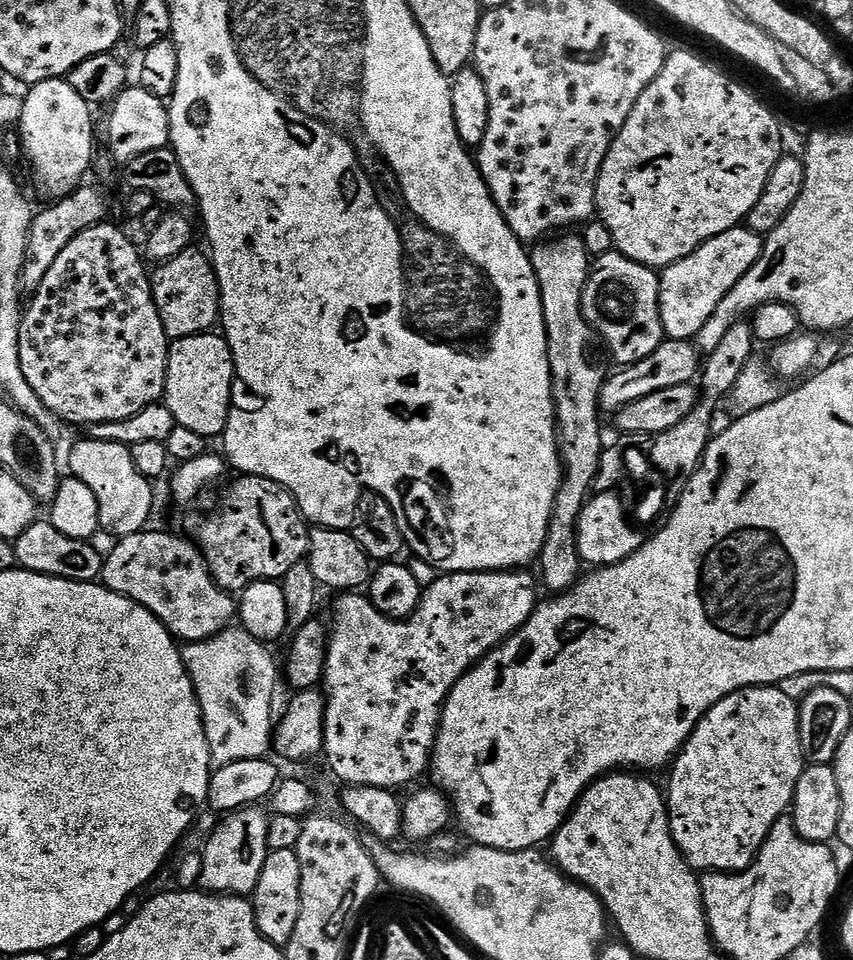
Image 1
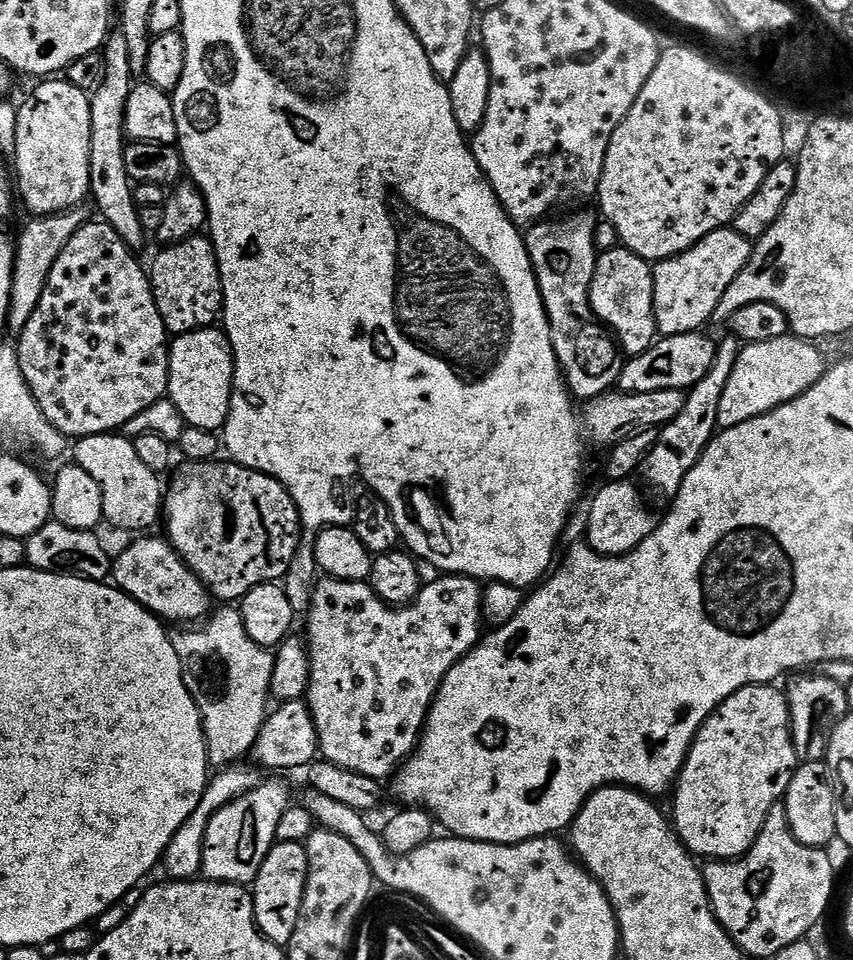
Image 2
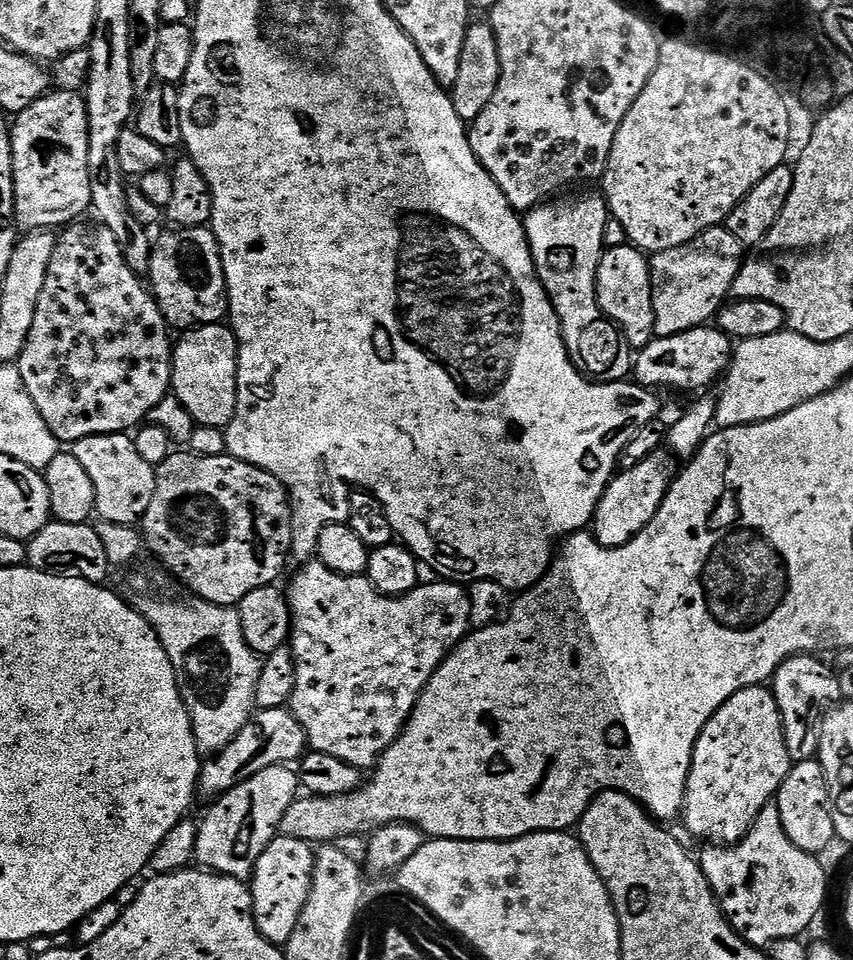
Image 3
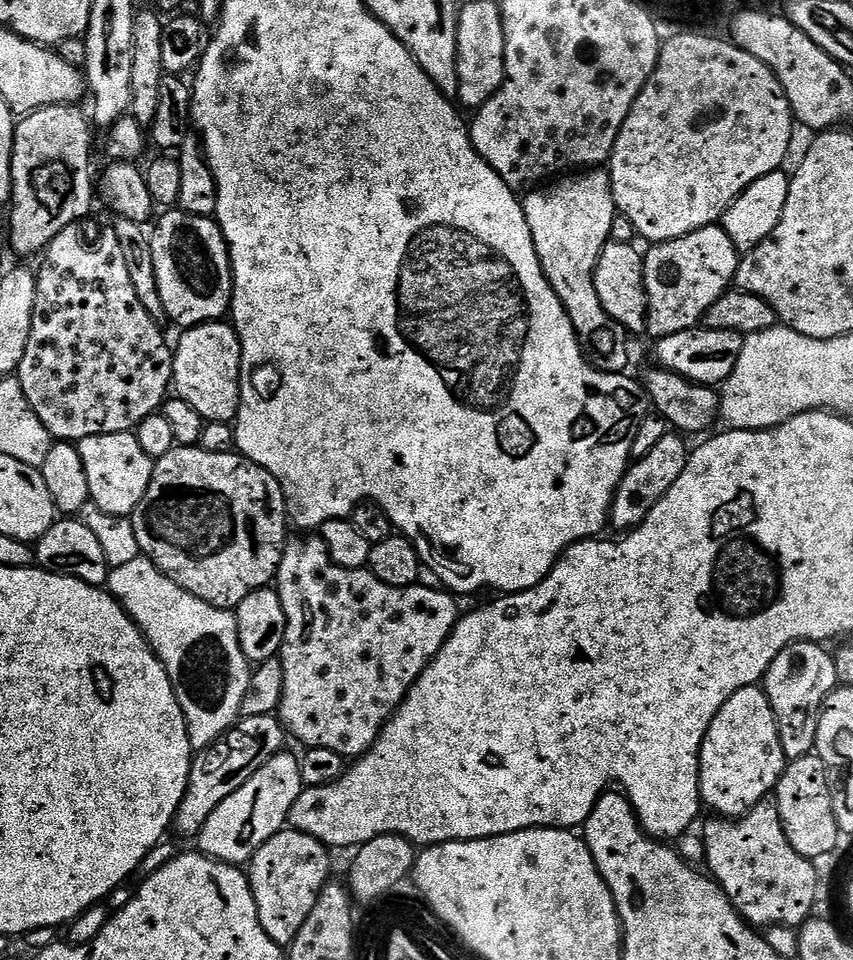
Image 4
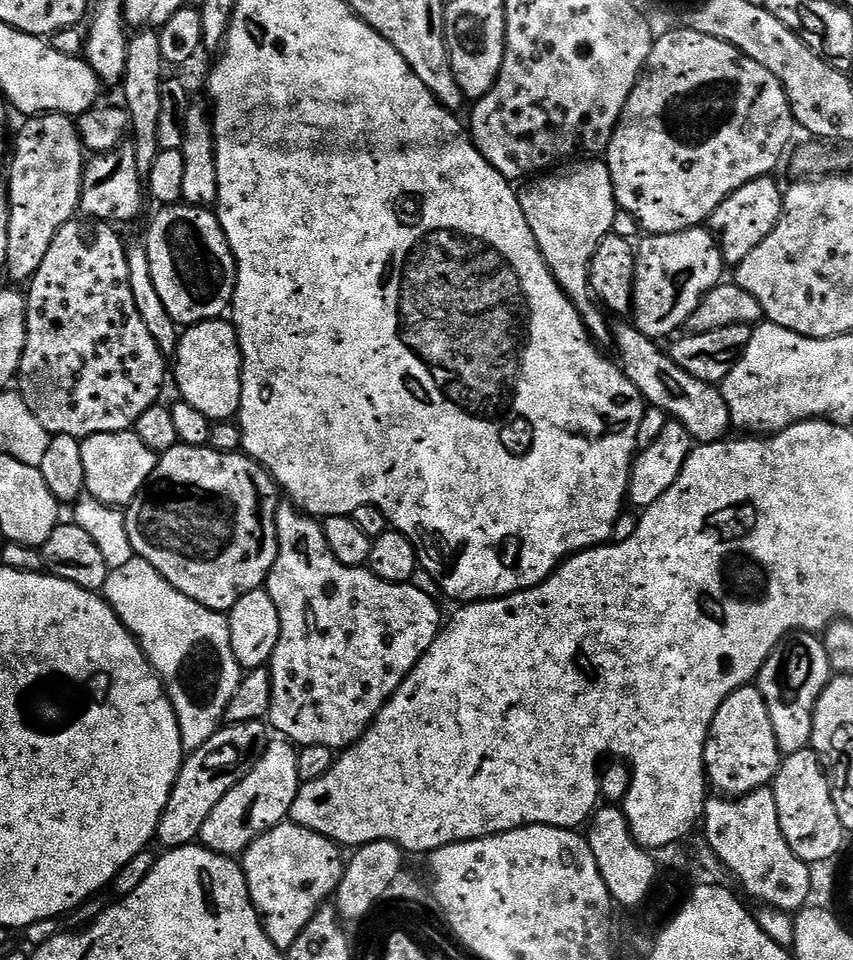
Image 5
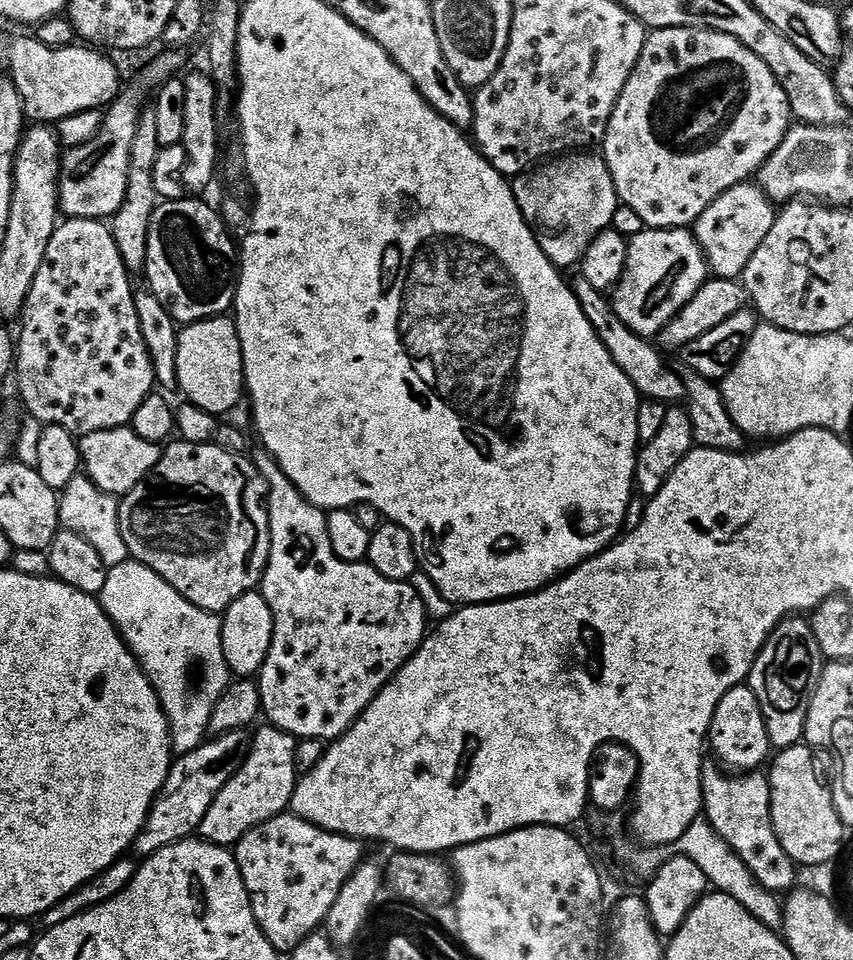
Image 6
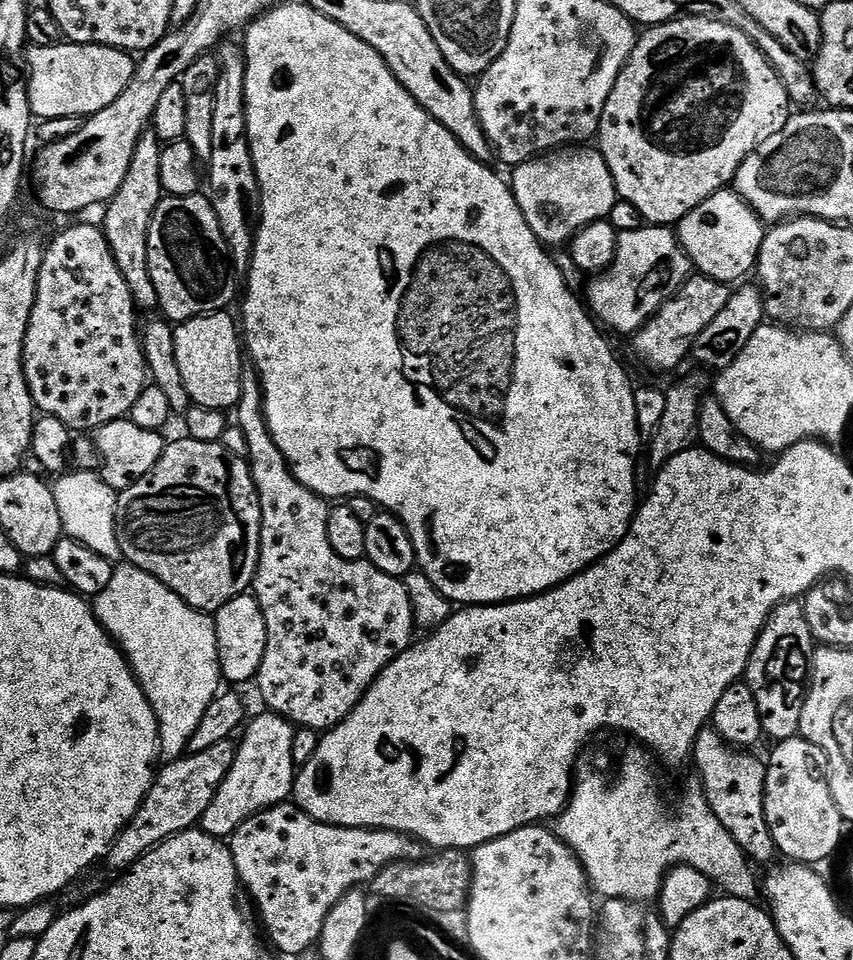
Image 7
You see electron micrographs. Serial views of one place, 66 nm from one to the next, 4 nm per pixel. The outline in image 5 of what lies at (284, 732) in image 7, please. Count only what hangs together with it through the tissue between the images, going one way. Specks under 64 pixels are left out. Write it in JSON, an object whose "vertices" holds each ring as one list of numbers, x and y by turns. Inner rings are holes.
{"vertices":[[283,738,273,739,268,749,256,760,256,765,250,770,250,774,246,774,246,778,242,778,242,782,238,782,238,786,234,786,234,790,230,790,230,794,226,794,226,798,222,798,222,802,218,802,214,810,210,810,210,818,202,822,199,843,212,852,220,852,223,856,236,858,244,853,257,838,266,834,266,830,285,823,289,819,294,798,301,785,297,753,297,749,289,741]]}

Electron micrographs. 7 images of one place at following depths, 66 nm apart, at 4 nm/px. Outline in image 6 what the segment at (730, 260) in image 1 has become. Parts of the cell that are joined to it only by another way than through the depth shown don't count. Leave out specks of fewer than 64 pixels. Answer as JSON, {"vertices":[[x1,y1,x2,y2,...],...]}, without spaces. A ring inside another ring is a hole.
{"vertices":[[645,228,642,234,629,239,626,270,620,283,611,289,611,306,634,334,659,337,682,306,686,306,709,279,708,260,688,228]]}

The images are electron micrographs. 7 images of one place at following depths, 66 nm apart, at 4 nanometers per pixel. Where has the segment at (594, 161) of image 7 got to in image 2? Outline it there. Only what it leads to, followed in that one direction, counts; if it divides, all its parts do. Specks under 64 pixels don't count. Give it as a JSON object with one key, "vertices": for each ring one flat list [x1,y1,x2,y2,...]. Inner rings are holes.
{"vertices":[[580,212,565,220,545,219,527,229,528,257,536,271,544,309,550,322,554,352,564,372,568,391,577,401,587,402,617,387,626,360,613,333,592,312,590,286,596,269,594,230,597,217]]}

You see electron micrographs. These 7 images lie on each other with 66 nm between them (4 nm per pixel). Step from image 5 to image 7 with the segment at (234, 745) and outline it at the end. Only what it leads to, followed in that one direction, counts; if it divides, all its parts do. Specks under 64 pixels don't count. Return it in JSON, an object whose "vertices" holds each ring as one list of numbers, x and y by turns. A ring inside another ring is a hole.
{"vertices":[[231,739,218,742,208,750,192,755,185,754,173,764,164,764,157,771,156,781,150,786,142,806,138,806,138,814,118,834,118,838,108,851,106,864,119,870,127,870,138,863,152,848,156,848,164,840,174,834,187,832,199,825,202,814,214,802,214,794,218,794,218,786,230,774,230,766,236,761,236,744]]}

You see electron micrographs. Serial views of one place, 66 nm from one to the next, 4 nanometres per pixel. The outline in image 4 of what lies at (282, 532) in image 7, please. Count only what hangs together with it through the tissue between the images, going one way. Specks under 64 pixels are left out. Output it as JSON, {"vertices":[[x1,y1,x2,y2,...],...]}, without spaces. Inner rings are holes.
{"vertices":[[300,534,297,540,289,539,284,546,282,562,276,571,274,581,276,593,282,600,282,610,286,610,286,638,282,638,279,659,282,666,282,692,278,709,278,719,284,726,284,731,289,737,292,736,298,743,304,744,305,749,321,747,325,750,332,750,343,758,355,758,364,755,374,746,374,742,380,737,380,732,384,728,384,723,396,713,396,707,406,698,410,686,426,670,426,666,442,650,446,638,454,630,456,621,462,615,462,608,456,605,457,597,447,590,426,589,419,586,410,588,395,588,386,586,376,575,368,571,367,568,358,570,346,570,338,566,330,558,326,546,321,542,319,535]]}

